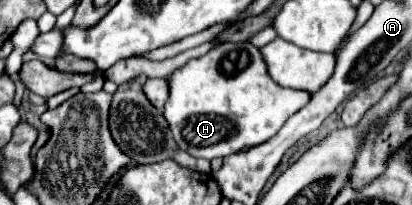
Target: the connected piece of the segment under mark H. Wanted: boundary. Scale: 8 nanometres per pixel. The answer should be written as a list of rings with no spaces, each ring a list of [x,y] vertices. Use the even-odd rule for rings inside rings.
[[[226,42],[172,72],[164,118],[182,150],[212,160],[270,140],[308,100],[308,92],[284,88],[268,76],[264,58],[254,44]]]

